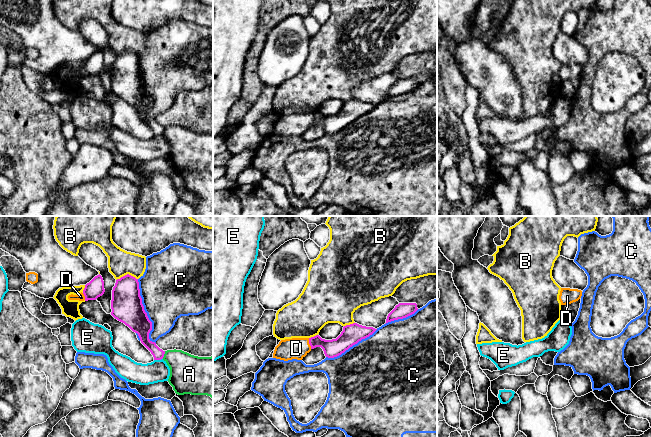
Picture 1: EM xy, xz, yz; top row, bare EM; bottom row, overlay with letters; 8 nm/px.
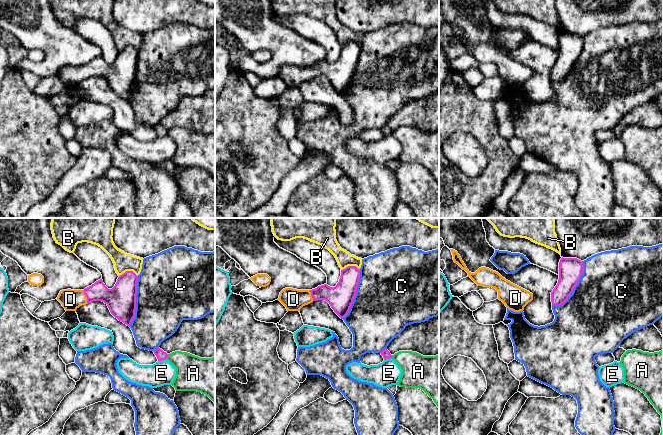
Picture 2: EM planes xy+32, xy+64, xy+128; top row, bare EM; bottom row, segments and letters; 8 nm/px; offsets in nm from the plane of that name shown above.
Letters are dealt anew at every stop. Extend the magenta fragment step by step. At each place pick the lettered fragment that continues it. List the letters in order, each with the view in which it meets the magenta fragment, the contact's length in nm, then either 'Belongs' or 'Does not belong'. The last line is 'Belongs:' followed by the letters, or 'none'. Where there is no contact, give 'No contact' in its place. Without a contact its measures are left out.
A: Touches magenta in xy. Shared border 70 nm. Does not belong
B: Touches magenta in xy. Shared border 180 nm. Does not belong
C: Touches magenta in xy. Shared border 550 nm. Does not belong
D: Touches magenta in xz. Shared border 90 nm. Belongs
E: Touches magenta in xy. Shared border 70 nm. Does not belong
Belongs: D

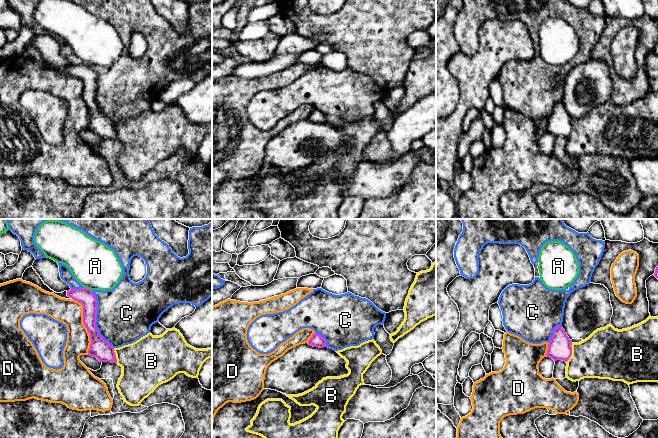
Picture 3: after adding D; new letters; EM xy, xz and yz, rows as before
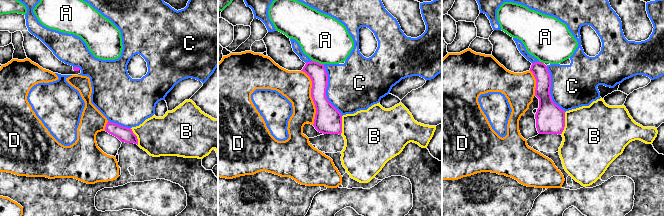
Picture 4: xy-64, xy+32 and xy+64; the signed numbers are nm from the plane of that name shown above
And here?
A: Touches magenta in xy. Shared border 70 nm. Does not belong
B: Touches magenta in yz. Shared border 170 nm. Does not belong
C: Touches magenta in xy. Shared border 500 nm. Does not belong
D: Touches magenta in xy. Shared border 460 nm. Does not belong
Belongs: none

